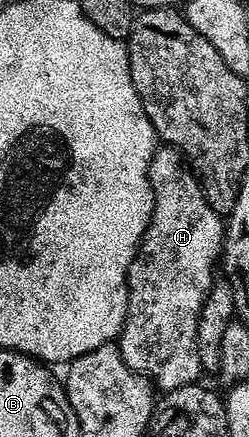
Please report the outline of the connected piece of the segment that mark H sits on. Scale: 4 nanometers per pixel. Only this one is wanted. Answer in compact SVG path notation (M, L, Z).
M166 144L160 145L158 149L156 149L155 155L151 157L147 175L149 176L149 184L153 188L155 203L153 204L151 223L147 225L147 230L143 233L139 251L135 253L135 259L129 264L129 272L127 273L127 315L125 316L123 331L119 333L117 339L117 345L119 355L123 357L125 364L130 370L136 370L138 374L142 374L144 378L150 381L156 391L166 392L176 390L182 386L190 386L200 381L199 374L201 375L203 365L199 359L199 349L197 348L197 320L201 316L201 308L205 304L205 296L211 291L213 285L211 269L213 269L214 266L216 269L217 259L221 254L225 222L220 214L213 212L213 208L209 208L209 204L203 195L203 187L199 185L198 178L185 169L185 159L175 147Z

